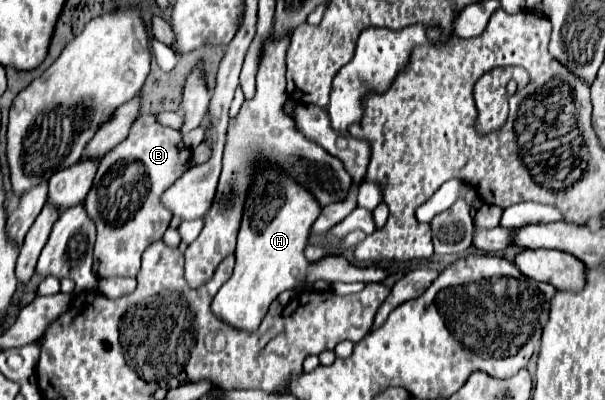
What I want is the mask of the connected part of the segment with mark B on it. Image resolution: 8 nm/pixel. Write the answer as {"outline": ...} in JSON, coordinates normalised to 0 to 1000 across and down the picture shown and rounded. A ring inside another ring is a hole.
{"outline":[[[235,285],[221,305],[212,345],[165,400],[152,475],[139,500],[142,530],[162,570],[152,670],[159,695],[225,690],[241,615],[271,590],[284,530],[268,515],[264,490],[304,430],[298,370],[301,335],[294,325],[268,315],[255,285]]]}

